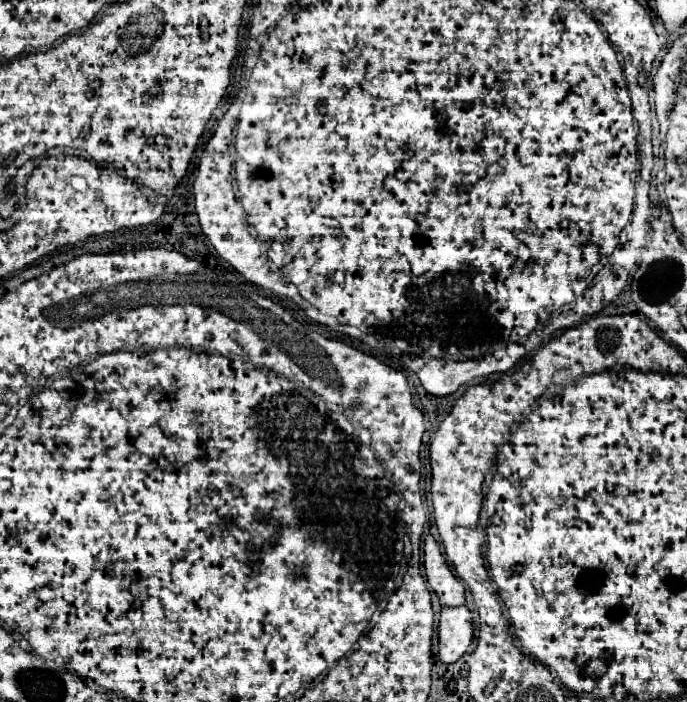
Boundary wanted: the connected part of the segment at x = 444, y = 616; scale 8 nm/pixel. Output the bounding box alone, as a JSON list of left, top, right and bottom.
[438,607,472,663]

